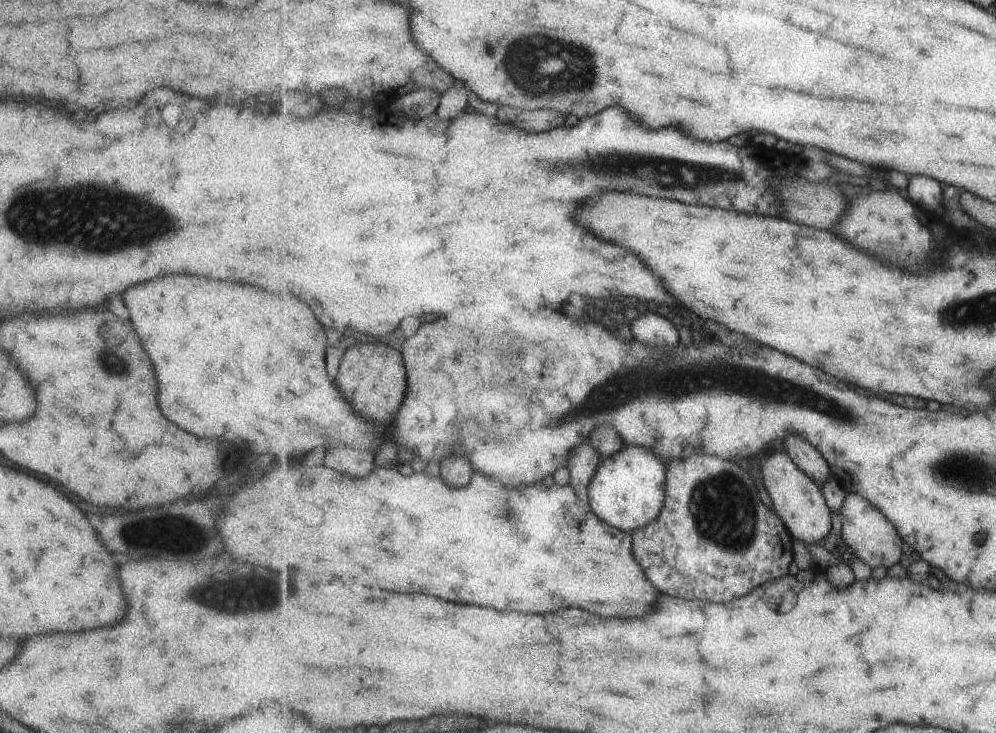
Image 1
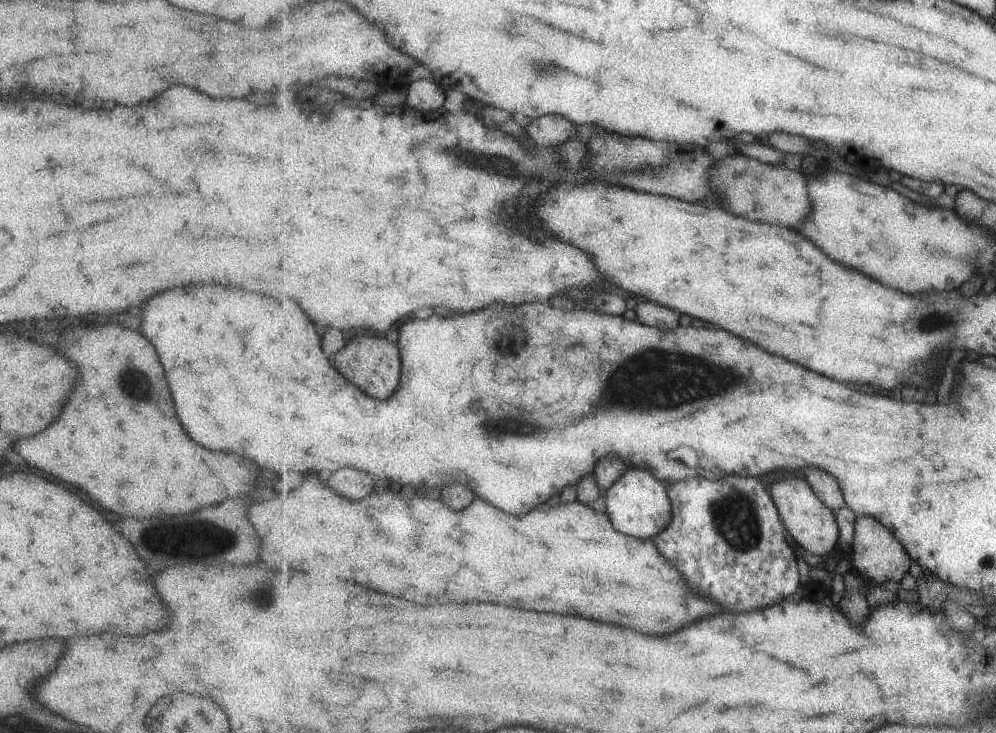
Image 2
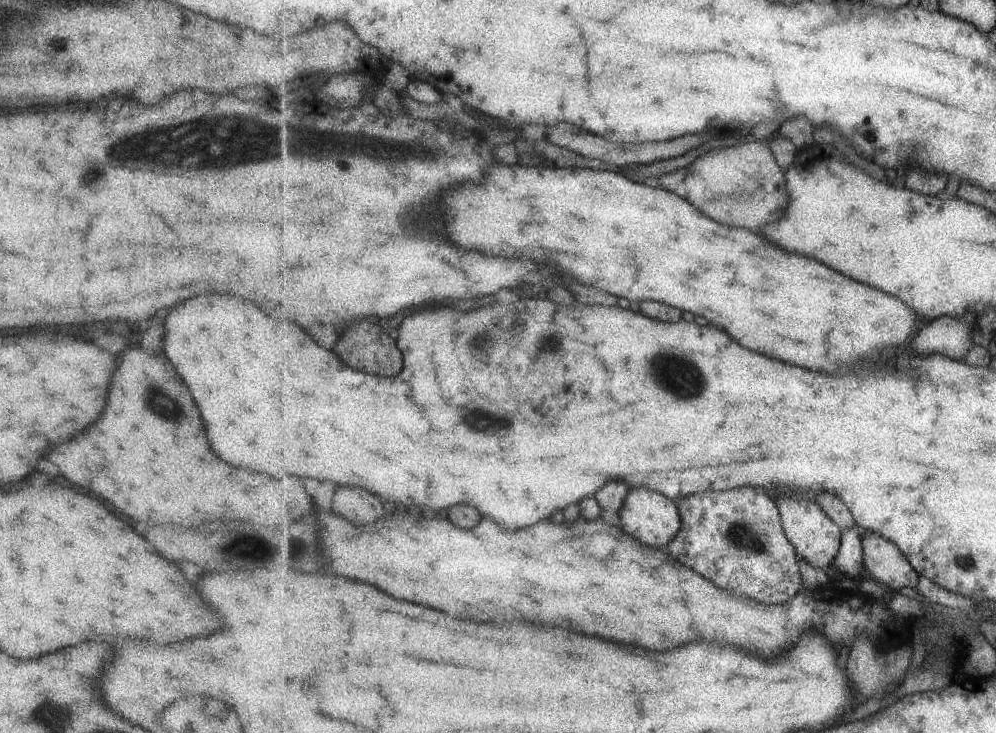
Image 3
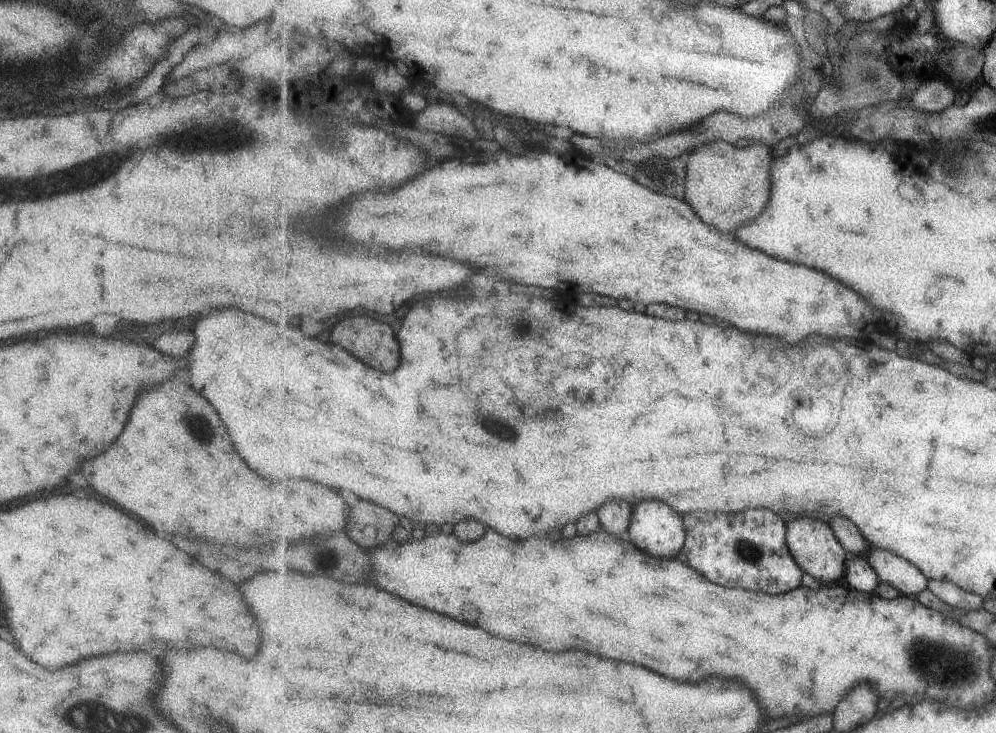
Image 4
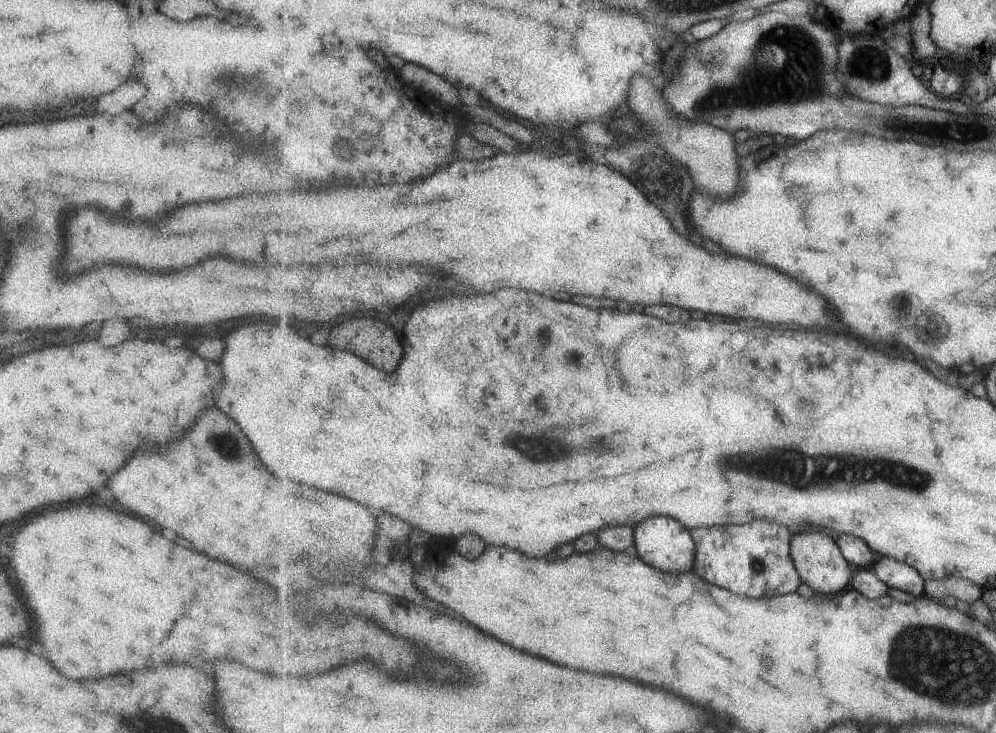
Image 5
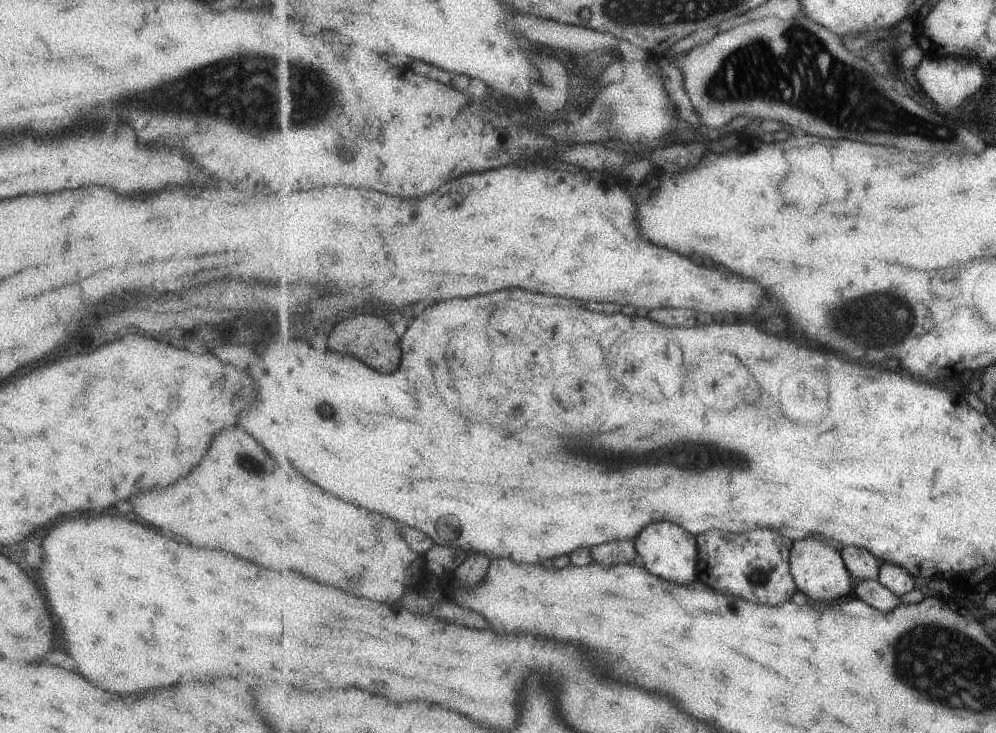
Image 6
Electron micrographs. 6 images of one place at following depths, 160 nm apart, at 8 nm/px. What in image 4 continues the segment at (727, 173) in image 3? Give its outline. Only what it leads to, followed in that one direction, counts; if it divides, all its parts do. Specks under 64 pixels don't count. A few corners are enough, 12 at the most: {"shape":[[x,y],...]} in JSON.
{"shape":[[719,138],[687,159],[687,202],[719,232],[771,196],[771,146]]}

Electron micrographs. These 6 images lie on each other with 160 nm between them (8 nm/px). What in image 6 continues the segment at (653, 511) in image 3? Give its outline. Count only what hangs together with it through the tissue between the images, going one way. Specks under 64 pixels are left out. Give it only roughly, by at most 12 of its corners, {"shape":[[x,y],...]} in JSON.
{"shape":[[655,522],[635,540],[647,570],[691,584],[698,538],[673,522]]}

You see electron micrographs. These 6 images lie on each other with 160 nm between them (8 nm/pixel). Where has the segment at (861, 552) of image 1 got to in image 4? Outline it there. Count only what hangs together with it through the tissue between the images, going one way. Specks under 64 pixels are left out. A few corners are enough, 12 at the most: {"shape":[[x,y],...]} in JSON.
{"shape":[[881,547],[867,556],[880,582],[913,597],[928,588],[914,562]]}

